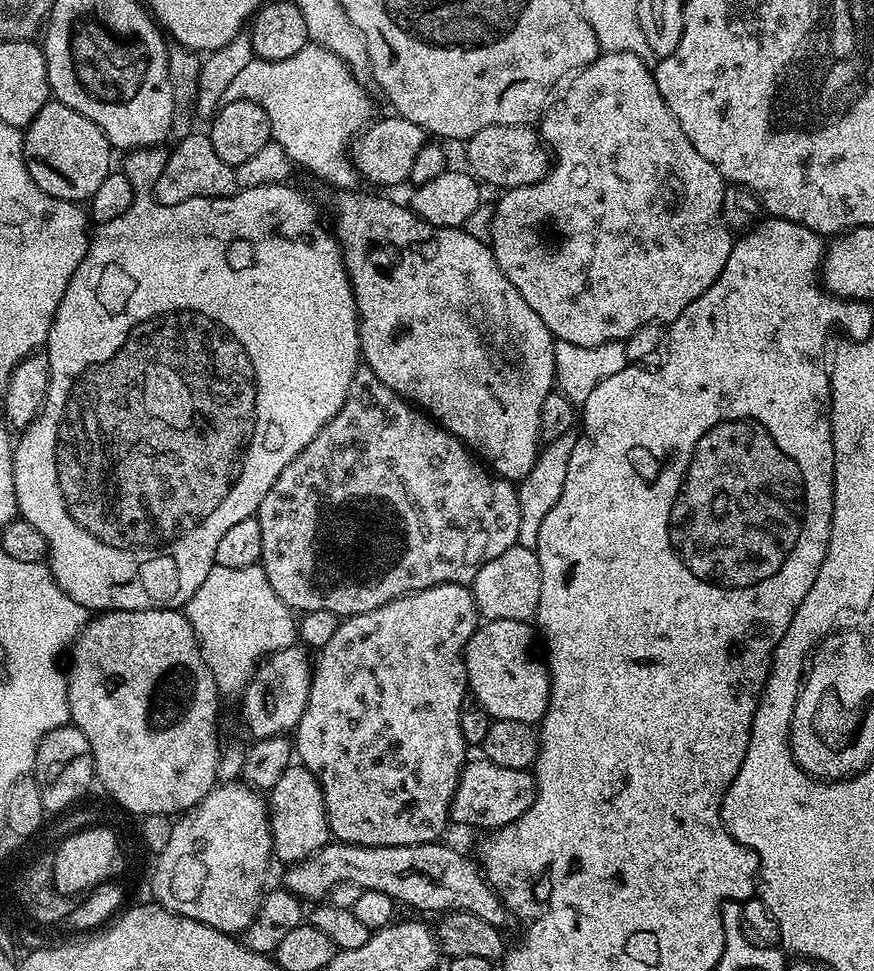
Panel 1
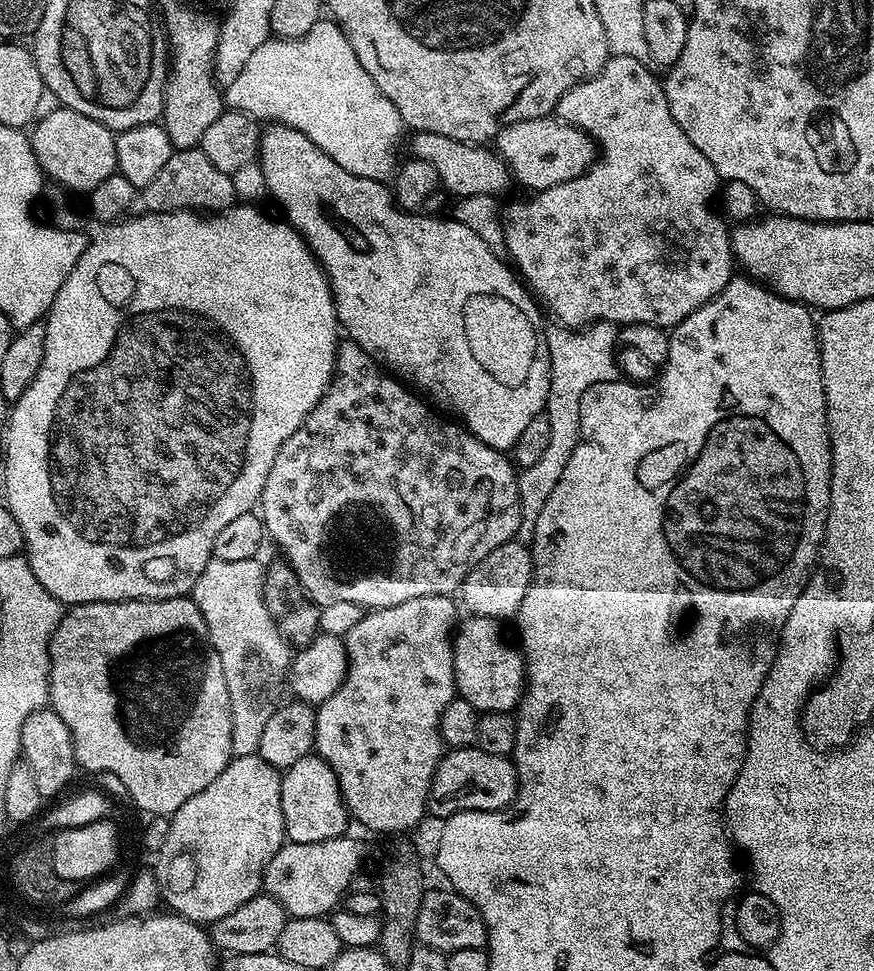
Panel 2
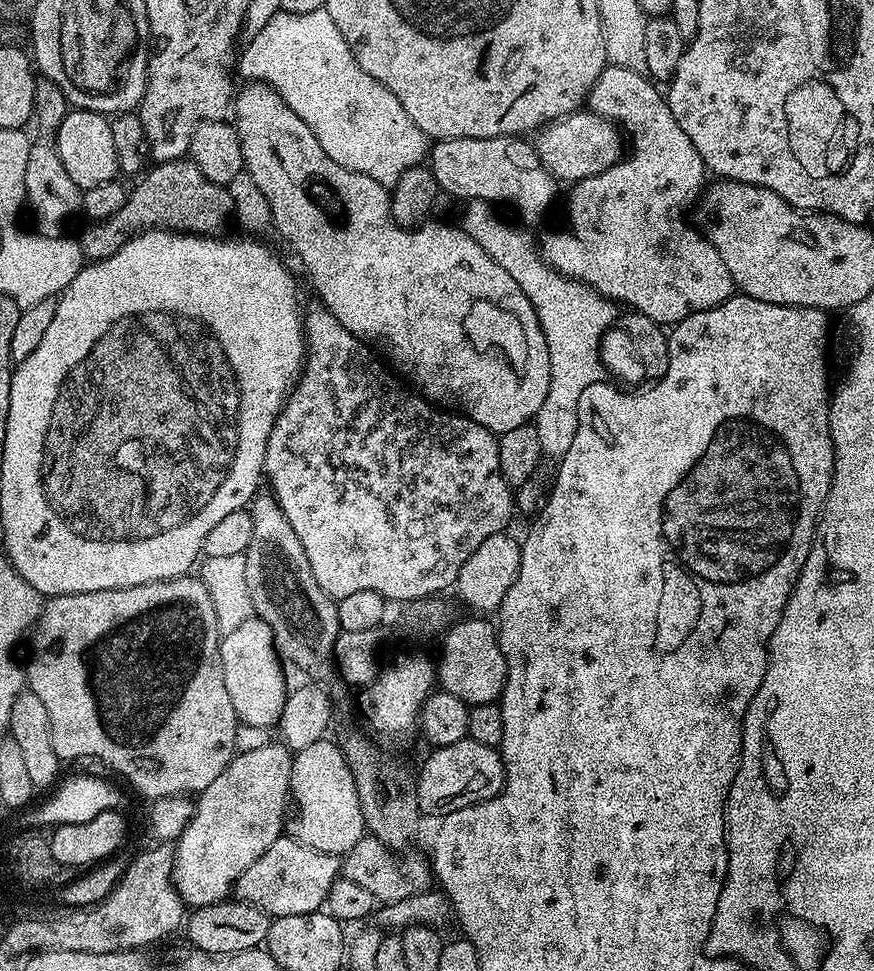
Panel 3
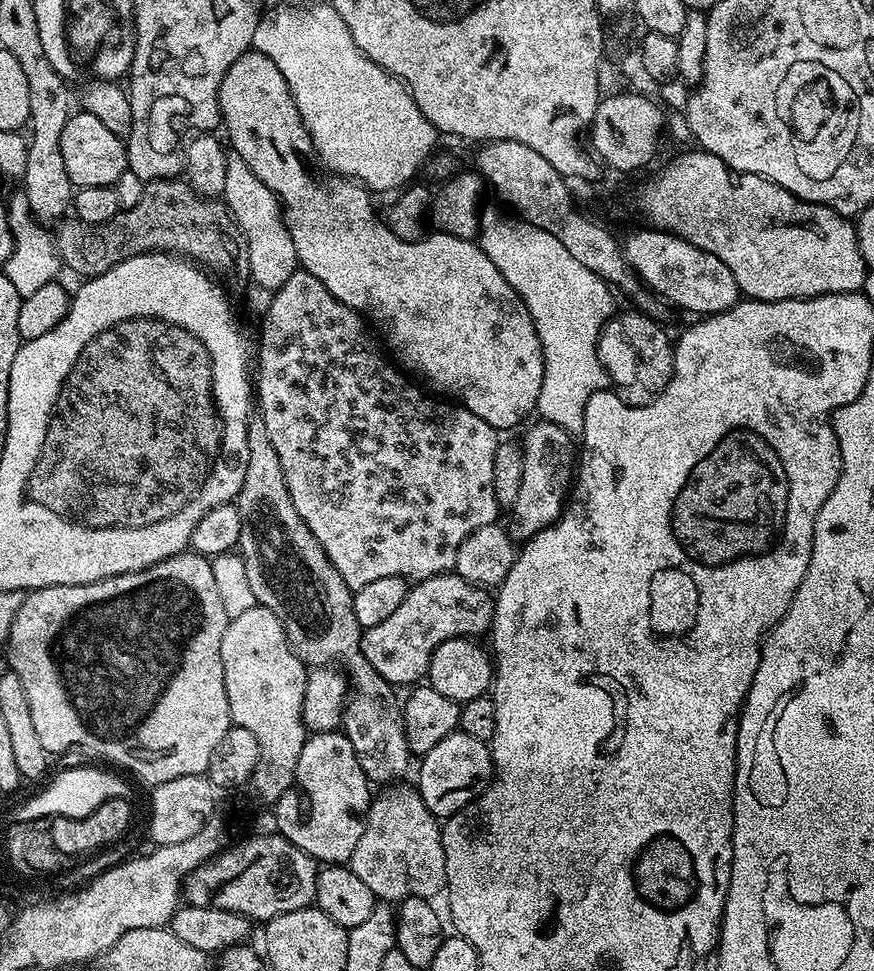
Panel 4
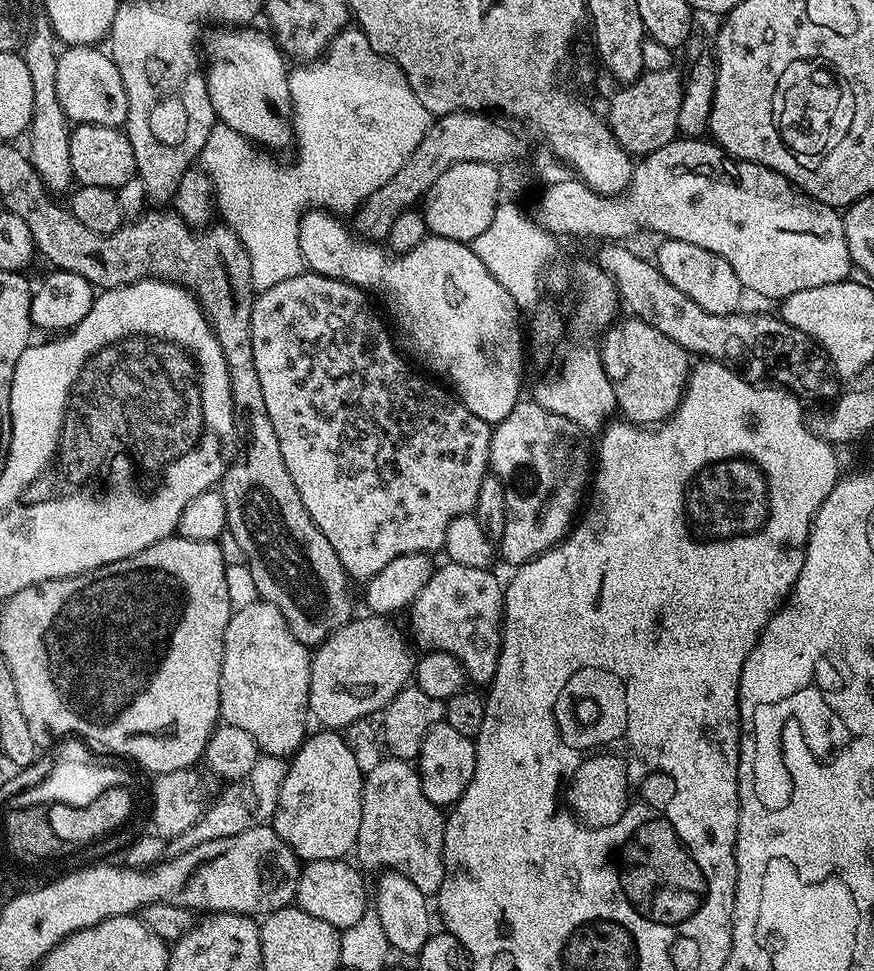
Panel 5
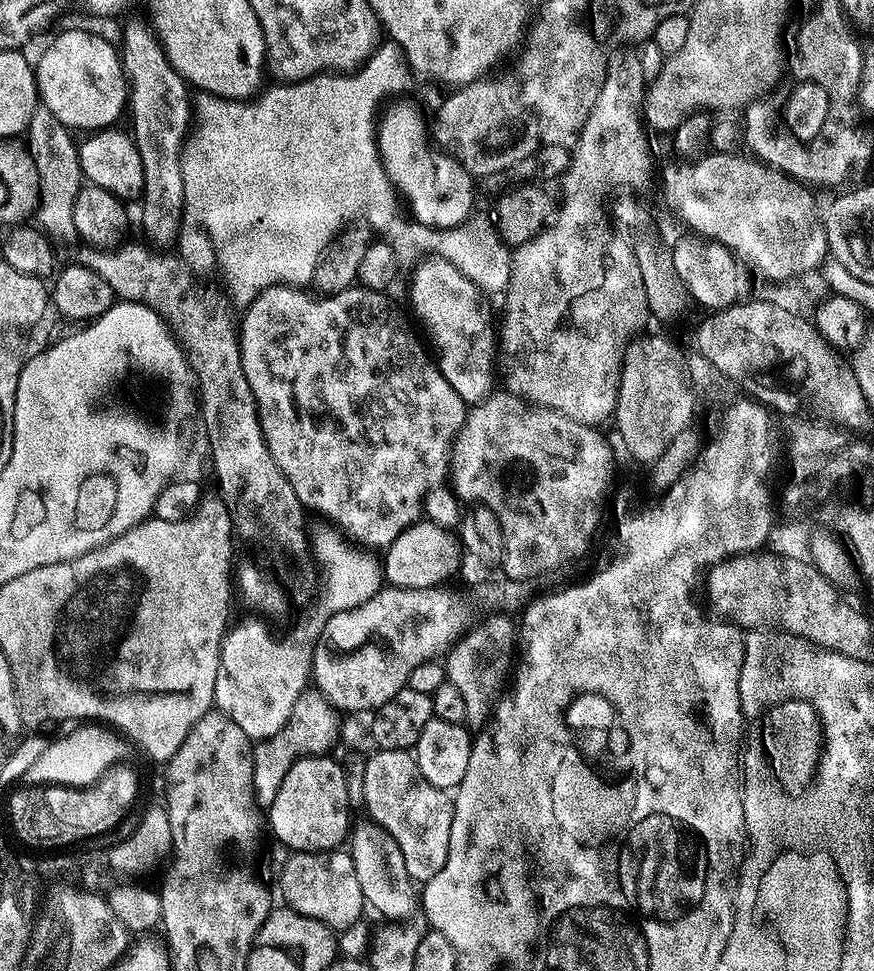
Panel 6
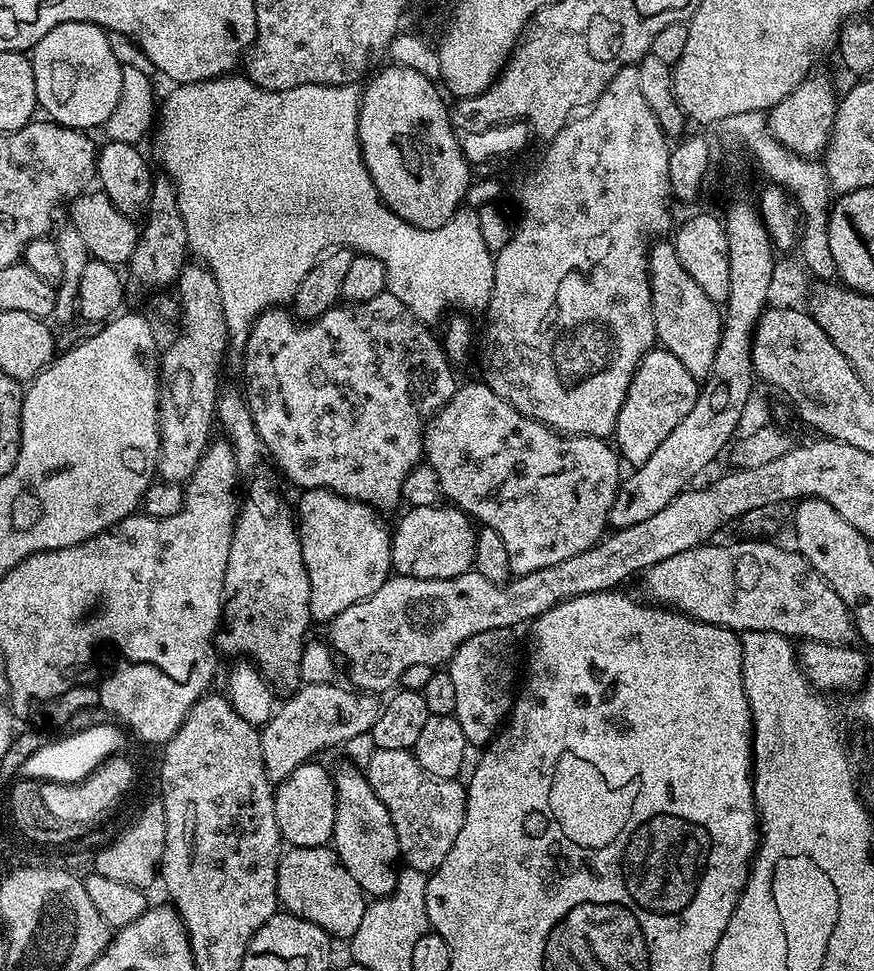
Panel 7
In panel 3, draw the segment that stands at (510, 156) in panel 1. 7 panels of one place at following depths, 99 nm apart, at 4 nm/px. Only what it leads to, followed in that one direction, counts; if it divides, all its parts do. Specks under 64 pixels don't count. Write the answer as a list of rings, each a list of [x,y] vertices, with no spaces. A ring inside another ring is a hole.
[[[577,110],[568,116],[562,116],[559,120],[553,120],[551,124],[539,129],[534,136],[534,150],[538,154],[538,158],[544,164],[544,169],[555,176],[557,181],[575,182],[577,180],[585,180],[587,176],[597,176],[606,170],[610,170],[610,166],[614,166],[625,155],[626,144],[620,141],[622,132],[617,125],[613,124],[604,116],[595,116],[593,112],[587,110]]]

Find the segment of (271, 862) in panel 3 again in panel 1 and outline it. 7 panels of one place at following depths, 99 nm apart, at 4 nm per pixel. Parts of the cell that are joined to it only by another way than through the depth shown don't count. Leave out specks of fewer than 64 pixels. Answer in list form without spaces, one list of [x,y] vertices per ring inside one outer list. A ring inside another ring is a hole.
[[[329,842],[323,848],[319,848],[313,856],[299,860],[297,864],[287,865],[288,873],[285,874],[282,884],[289,892],[299,896],[301,901],[320,902],[332,893],[334,886],[338,886],[338,882],[354,882],[362,890],[369,888],[386,894],[400,906],[409,904],[420,912],[436,912],[435,914],[451,911],[473,912],[478,914],[478,918],[486,918],[490,926],[501,930],[507,929],[508,920],[510,921],[509,910],[500,900],[500,893],[489,886],[479,863],[475,859],[467,860],[458,849],[444,843],[433,842],[414,846],[358,846],[357,844]]]

